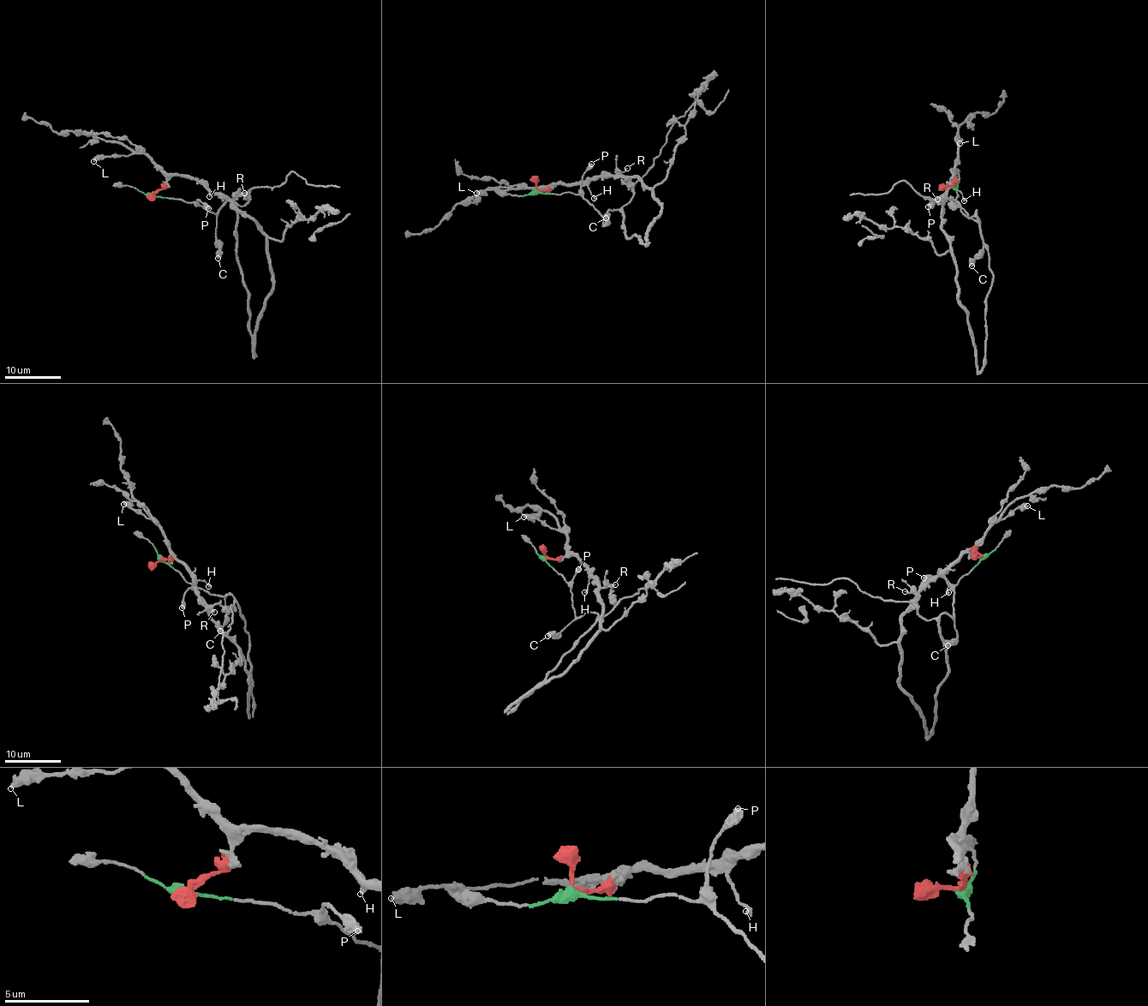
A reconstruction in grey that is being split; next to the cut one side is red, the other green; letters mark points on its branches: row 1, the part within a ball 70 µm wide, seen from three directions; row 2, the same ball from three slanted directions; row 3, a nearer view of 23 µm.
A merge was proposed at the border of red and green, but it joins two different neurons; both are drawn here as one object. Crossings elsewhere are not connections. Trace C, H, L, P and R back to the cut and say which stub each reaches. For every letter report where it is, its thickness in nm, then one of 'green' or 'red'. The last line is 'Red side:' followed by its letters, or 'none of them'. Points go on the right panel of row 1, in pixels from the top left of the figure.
C: (971, 266) | 600 nm | green
H: (964, 200) | 240 nm | red
L: (959, 143) | 400 nm | red
P: (928, 206) | 500 nm | green
R: (937, 199) | 130 nm | red
Red side: H, L, R

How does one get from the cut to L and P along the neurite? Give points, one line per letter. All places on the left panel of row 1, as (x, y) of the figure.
L: (152, 194), (162, 187), (166, 176), (145, 154), (98, 156), (93, 161)
P: (152, 194), (200, 201), (208, 209)

